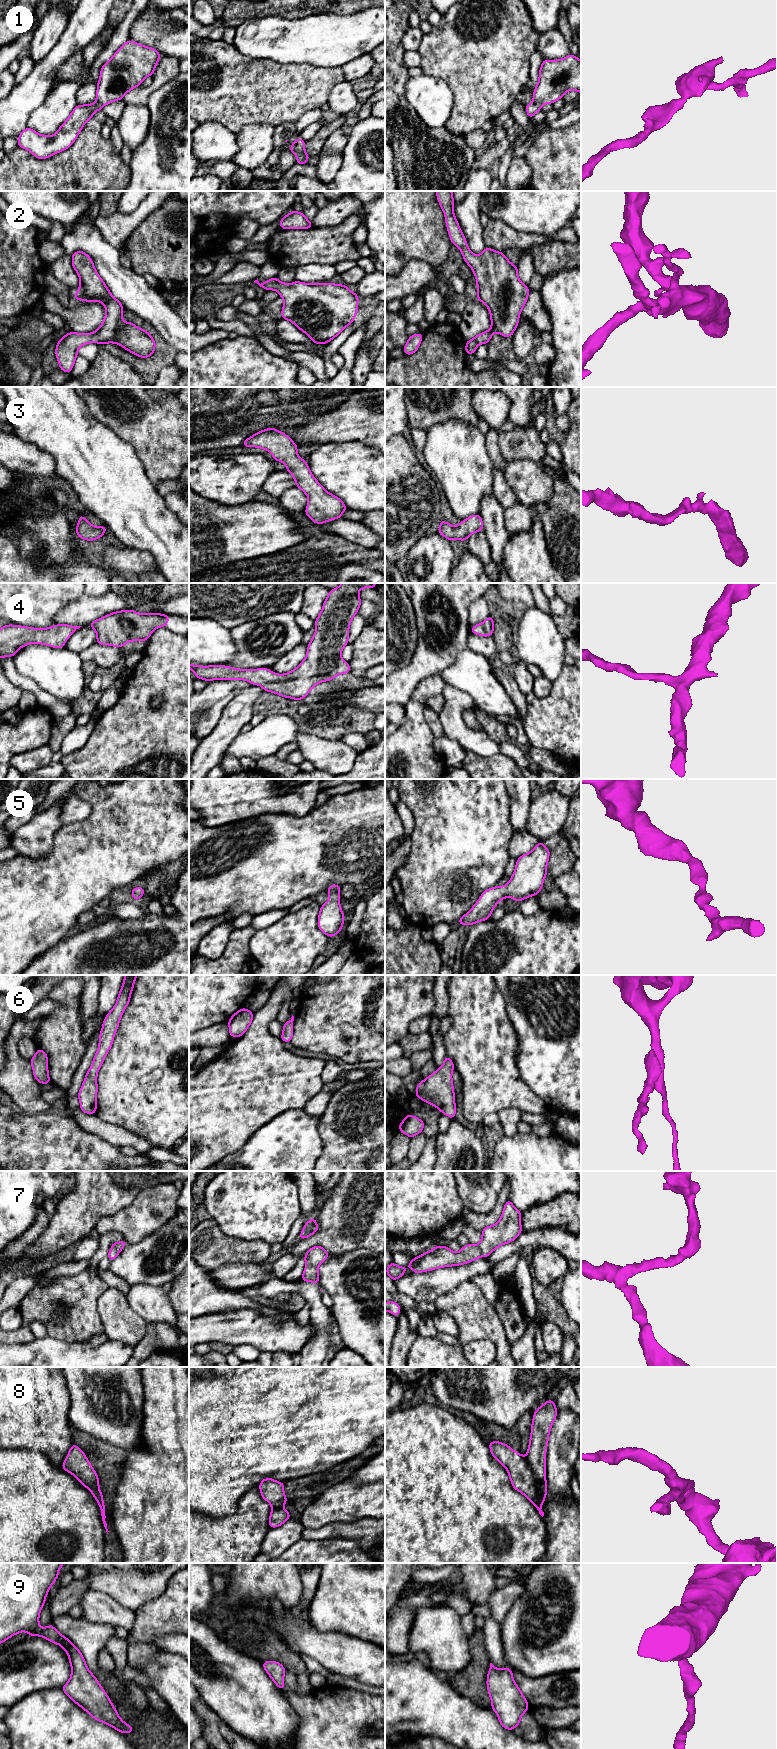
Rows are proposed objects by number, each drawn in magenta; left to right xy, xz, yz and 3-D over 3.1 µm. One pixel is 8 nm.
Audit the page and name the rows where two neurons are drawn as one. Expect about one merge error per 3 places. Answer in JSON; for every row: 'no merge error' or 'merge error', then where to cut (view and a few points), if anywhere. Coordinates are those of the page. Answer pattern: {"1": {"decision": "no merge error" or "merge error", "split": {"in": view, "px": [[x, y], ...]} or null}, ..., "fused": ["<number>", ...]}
{"1": {"decision": "no merge error", "split": null}, "2": {"decision": "no merge error", "split": null}, "3": {"decision": "no merge error", "split": null}, "4": {"decision": "no merge error", "split": null}, "5": {"decision": "no merge error", "split": null}, "6": {"decision": "no merge error", "split": null}, "7": {"decision": "no merge error", "split": null}, "8": {"decision": "no merge error", "split": null}, "9": {"decision": "no merge error", "split": null}, "fused": []}

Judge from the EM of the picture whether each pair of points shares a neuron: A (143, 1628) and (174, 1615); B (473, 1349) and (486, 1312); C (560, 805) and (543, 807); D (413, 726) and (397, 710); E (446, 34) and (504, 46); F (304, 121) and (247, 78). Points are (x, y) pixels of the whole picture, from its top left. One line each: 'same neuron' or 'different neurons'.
A: same neuron
B: different neurons
C: same neuron
D: different neurons
E: same neuron
F: different neurons

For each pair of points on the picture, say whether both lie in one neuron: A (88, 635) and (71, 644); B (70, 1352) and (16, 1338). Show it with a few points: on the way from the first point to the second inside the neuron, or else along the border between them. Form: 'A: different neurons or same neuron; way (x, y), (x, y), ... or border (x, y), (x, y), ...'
A: same neuron; way (84, 637), (75, 643)
B: different neurons; border (36, 1338), (26, 1343), (10, 1345)

